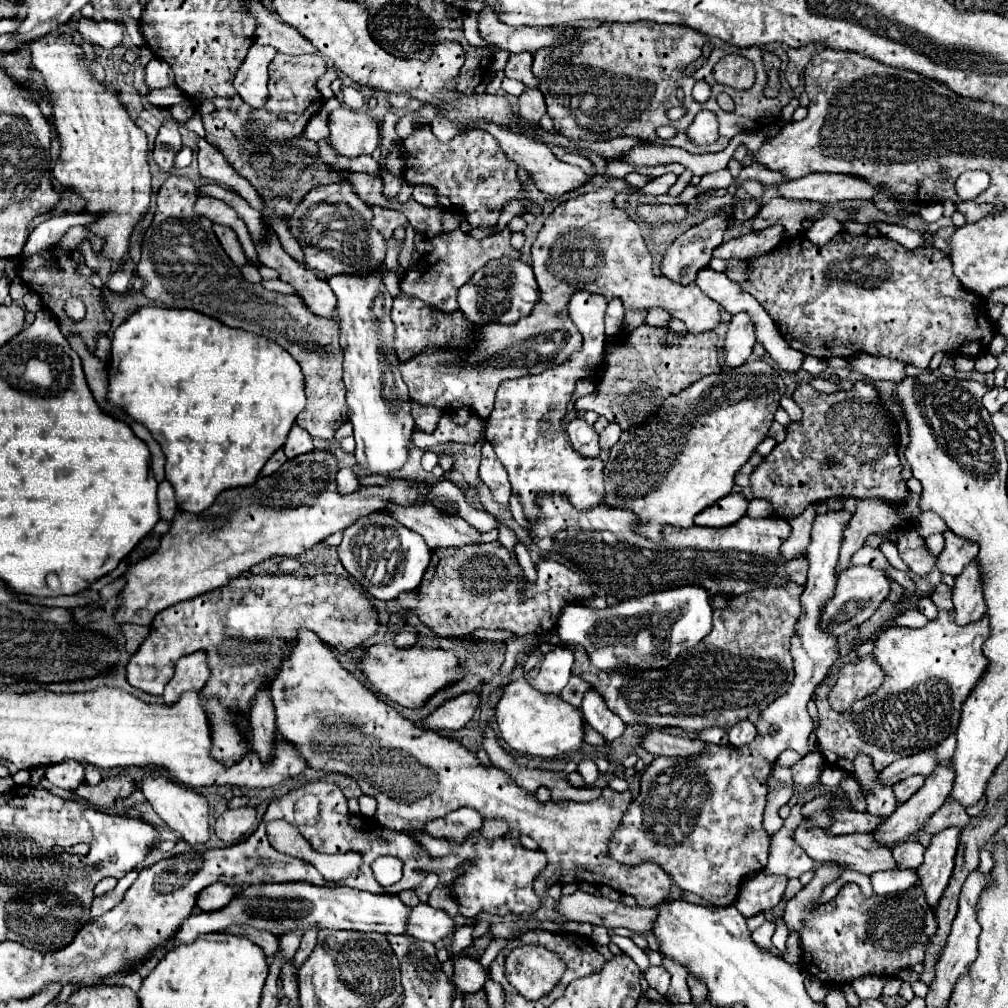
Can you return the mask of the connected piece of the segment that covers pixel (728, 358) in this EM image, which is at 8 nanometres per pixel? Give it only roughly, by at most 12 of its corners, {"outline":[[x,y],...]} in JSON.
{"outline":[[732,316],[724,364],[740,366],[756,344],[750,316]]}

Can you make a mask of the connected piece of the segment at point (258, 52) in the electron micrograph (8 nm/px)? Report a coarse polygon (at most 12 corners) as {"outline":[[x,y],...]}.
{"outline":[[254,42],[234,76],[252,108],[268,102],[274,48]]}

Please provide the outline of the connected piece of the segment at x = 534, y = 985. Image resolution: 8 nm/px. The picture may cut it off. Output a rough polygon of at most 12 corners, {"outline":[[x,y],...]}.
{"outline":[[546,946],[510,952],[508,982],[526,998],[550,994],[566,964]]}

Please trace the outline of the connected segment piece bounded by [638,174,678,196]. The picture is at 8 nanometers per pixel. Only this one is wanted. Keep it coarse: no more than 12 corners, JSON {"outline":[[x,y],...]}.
{"outline":[[664,174],[638,188],[640,196],[668,194],[676,174]]}

